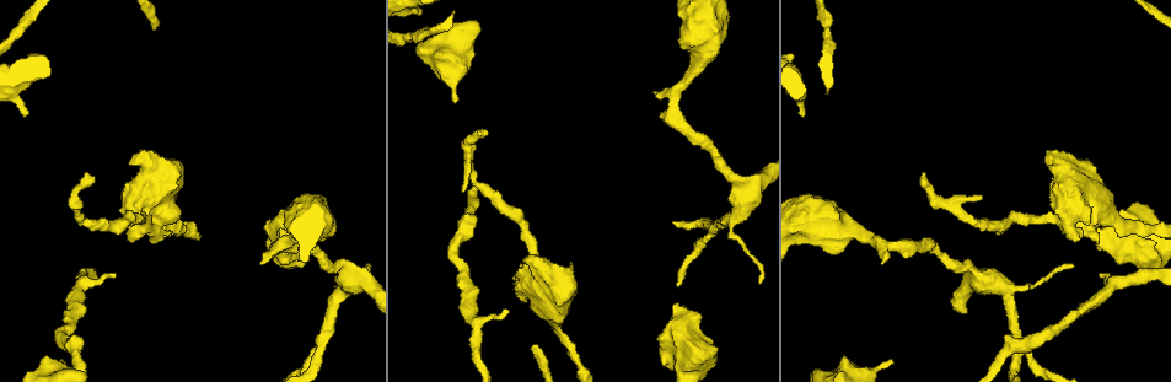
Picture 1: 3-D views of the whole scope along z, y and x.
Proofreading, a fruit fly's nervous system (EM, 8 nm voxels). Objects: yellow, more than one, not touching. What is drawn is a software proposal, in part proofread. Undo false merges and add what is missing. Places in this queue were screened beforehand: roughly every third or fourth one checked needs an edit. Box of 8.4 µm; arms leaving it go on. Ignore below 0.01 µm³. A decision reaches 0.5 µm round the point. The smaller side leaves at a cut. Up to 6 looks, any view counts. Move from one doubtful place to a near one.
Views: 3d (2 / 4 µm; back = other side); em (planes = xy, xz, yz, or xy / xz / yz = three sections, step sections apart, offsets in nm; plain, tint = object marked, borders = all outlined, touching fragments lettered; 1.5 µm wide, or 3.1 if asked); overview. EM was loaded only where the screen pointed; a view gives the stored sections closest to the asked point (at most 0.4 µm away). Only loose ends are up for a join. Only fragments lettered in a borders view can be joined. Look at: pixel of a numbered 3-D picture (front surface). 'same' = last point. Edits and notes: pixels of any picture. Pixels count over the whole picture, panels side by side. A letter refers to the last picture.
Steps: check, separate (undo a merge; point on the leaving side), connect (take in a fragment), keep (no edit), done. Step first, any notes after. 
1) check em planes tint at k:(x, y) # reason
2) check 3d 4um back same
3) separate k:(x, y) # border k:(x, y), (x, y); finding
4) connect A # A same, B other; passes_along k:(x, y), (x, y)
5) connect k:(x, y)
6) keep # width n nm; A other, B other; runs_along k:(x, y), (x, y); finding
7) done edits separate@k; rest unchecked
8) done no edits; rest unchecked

check 3d 2um at 1:(86, 172) # branch stops here

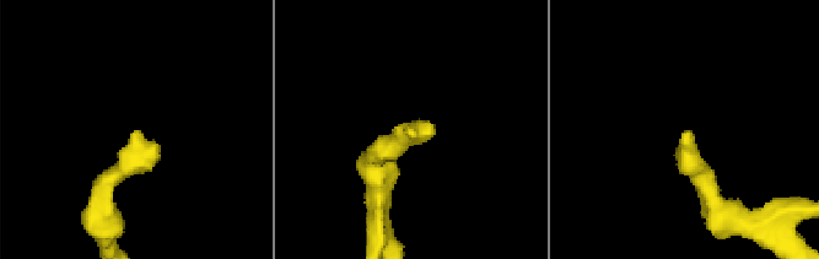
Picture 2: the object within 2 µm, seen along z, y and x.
check em planes borders at 2:(407, 129)

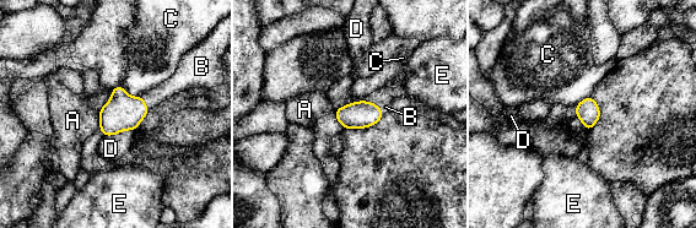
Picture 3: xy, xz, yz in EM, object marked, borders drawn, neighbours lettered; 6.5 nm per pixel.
connect B # longest_contact D 220 nm; A other, B same, C other, D other, E other; passes_along 3:(123, 112), (145, 102), (177, 83); it goes on there

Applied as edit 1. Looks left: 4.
check overview # redraw

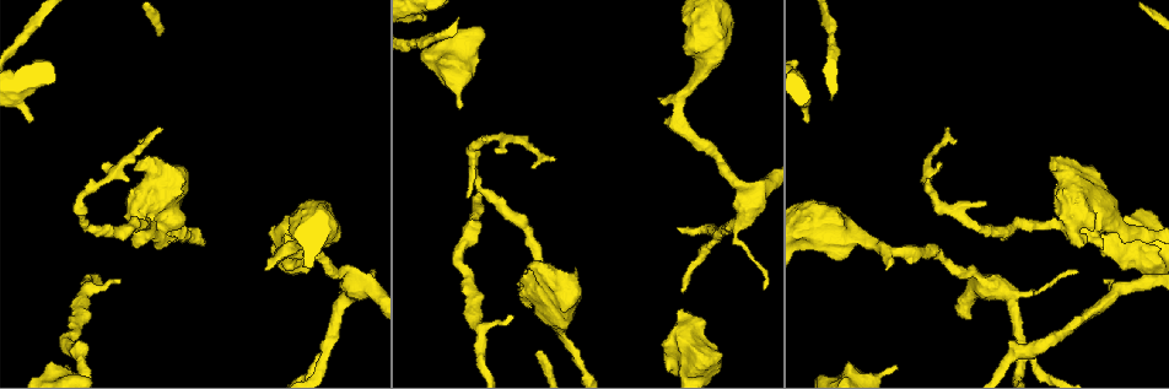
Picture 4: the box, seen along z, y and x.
check 3d 4um at 4:(159, 127) # an open end

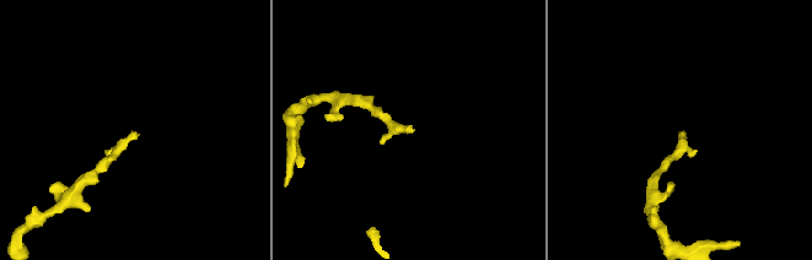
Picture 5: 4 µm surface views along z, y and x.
check em xy step 4 borders at 5:(137, 135) # shape alone is not enough

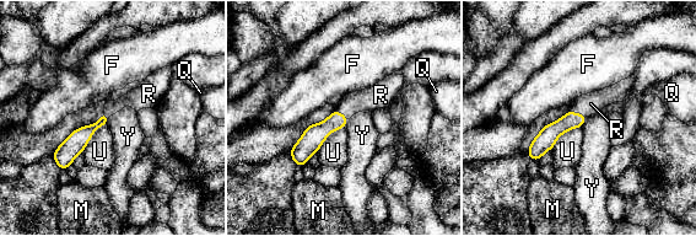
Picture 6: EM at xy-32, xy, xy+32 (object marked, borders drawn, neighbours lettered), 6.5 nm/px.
check em planes borders same

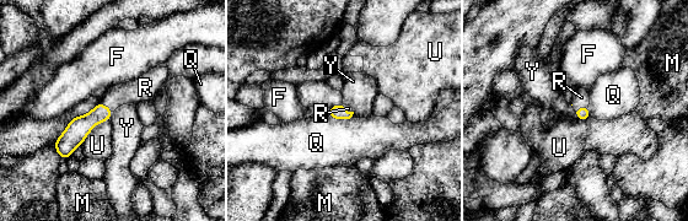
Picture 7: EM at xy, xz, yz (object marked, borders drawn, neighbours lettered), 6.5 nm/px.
connect R # width 90 nm; F other, M other, Q other, R same, U other, Y other; passes_along 7:(78, 129), (105, 106), (138, 90); the neuron continues

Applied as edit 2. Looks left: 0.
done edits connect@3, connect@7; rest unchecked

